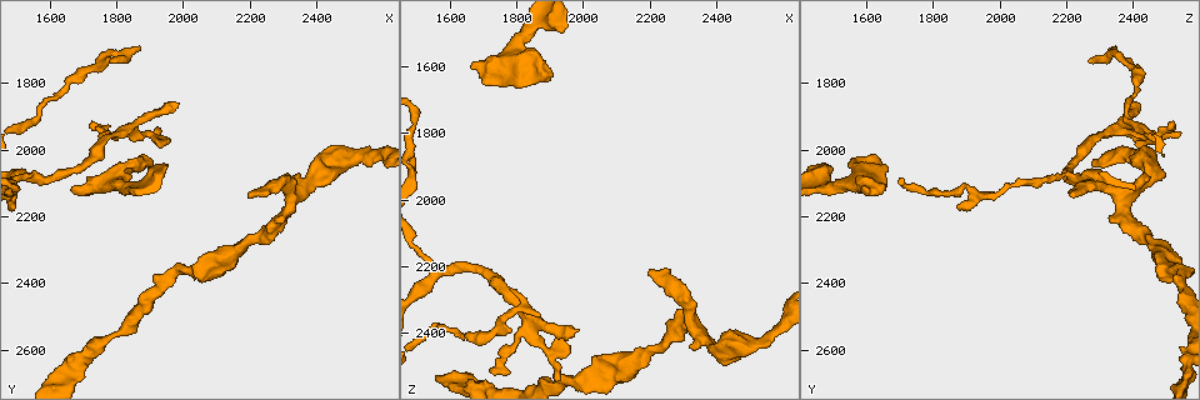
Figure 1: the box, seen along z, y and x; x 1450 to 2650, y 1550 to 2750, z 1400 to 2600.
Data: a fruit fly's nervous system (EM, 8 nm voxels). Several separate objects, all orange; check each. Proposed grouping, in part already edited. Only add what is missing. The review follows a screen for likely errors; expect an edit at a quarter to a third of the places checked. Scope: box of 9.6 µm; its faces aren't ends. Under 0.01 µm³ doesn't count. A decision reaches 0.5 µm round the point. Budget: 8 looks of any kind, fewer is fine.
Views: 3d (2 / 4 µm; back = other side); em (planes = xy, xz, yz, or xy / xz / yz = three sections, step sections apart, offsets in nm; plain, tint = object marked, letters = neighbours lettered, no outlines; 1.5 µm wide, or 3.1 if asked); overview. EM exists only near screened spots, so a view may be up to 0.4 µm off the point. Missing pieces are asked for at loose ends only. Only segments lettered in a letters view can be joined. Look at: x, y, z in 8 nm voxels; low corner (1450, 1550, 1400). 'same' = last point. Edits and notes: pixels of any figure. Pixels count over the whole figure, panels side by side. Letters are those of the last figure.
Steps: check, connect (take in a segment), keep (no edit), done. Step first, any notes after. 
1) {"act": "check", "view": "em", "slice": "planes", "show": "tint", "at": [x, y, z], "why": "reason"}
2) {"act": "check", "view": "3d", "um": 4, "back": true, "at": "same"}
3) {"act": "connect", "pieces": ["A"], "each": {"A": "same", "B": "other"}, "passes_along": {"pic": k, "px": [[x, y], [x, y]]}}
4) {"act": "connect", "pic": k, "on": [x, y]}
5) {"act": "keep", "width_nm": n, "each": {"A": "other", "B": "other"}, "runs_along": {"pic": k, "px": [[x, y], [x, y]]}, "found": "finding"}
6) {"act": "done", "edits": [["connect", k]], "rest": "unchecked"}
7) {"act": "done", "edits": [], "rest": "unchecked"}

{"act": "check", "view": "em", "slice": "planes", "show": "letters", "at": [1920, 1950, 2540], "why": "thin end"}

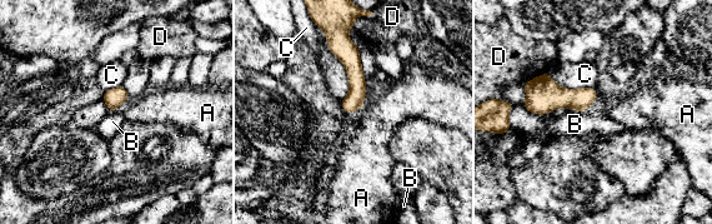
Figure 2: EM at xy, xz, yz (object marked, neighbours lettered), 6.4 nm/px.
{"act": "keep", "width_nm": 120, "each": {"A": "other", "B": "other", "C": "other", "D": "other"}, "runs_along": {"pic": 2, "px": [[342, 38], [355, 73], [350, 109]]}, "found": "none of them fits"}

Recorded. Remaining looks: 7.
{"act": "check", "view": "em", "slice": "yz", "step": 8, "show": "letters", "at": [2200, 2140, 2210], "why": "branch stops here"}

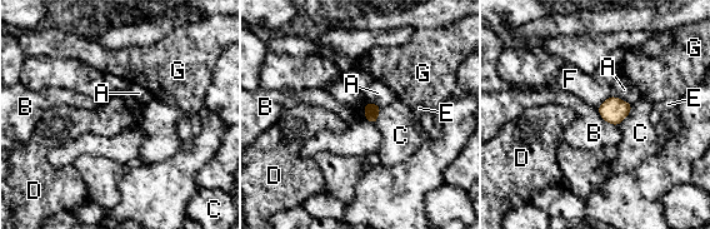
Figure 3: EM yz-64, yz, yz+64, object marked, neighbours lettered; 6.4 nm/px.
{"act": "keep", "each": {"A": "other", "B": "other", "C": "other", "D": "other", "E": "other", "F": "other", "G": "other"}, "border": {"pic": 3, "px": [[596, 108], [605, 120], [616, 127]]}, "found": "none of them fits"}

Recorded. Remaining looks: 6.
{"act": "check", "view": "em", "slice": "planes", "show": "letters", "at": [1860, 1690, 2350], "why": "tapers out"}

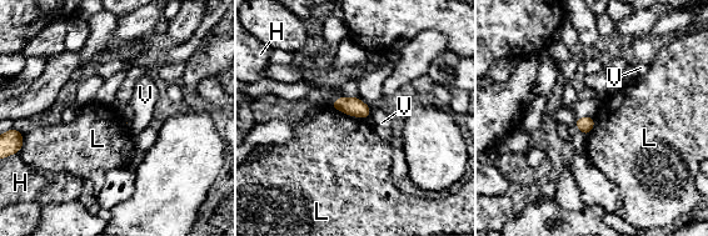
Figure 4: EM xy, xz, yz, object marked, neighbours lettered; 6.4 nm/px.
{"act": "keep", "each": {"H": "other", "L": "other", "V": "other"}, "border": {"pic": 4, "px": [[330, 106], [365, 119]]}, "found": "no lettered segment goes on from it"}

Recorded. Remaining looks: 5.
{"act": "done", "edits": [], "rest": "unchecked"}

